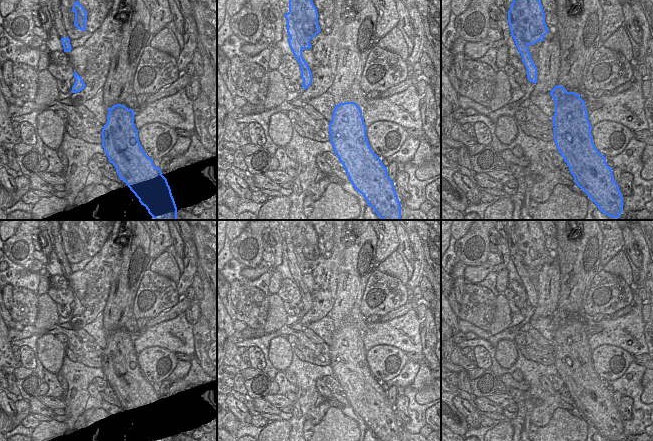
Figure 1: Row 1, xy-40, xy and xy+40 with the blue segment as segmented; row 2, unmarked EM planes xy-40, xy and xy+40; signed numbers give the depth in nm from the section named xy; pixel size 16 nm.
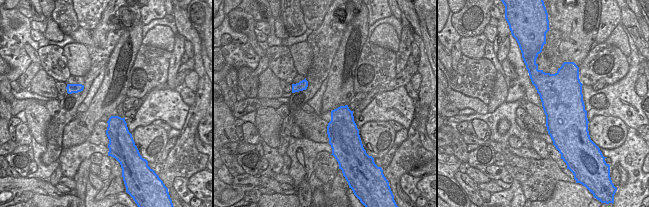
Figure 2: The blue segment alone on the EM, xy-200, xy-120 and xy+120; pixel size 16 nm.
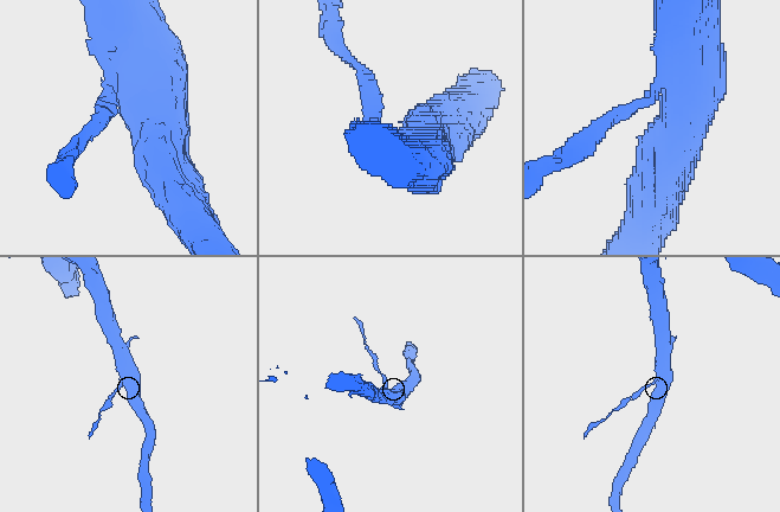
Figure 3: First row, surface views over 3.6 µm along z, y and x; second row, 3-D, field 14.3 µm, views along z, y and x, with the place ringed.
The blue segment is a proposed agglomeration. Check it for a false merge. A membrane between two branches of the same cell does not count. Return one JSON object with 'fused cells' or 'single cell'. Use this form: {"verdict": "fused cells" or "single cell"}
{"verdict": "fused cells"}

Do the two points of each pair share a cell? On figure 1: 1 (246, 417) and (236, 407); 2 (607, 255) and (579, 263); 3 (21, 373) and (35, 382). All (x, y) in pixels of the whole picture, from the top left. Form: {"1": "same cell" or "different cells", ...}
{"1": "same cell", "2": "different cells", "3": "different cells"}

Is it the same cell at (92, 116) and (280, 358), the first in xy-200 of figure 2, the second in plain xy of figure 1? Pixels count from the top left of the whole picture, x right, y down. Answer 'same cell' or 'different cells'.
different cells

